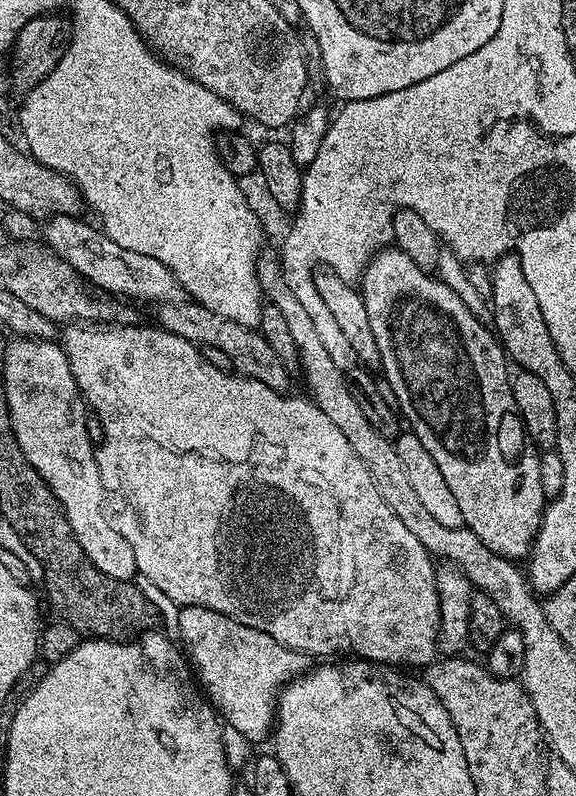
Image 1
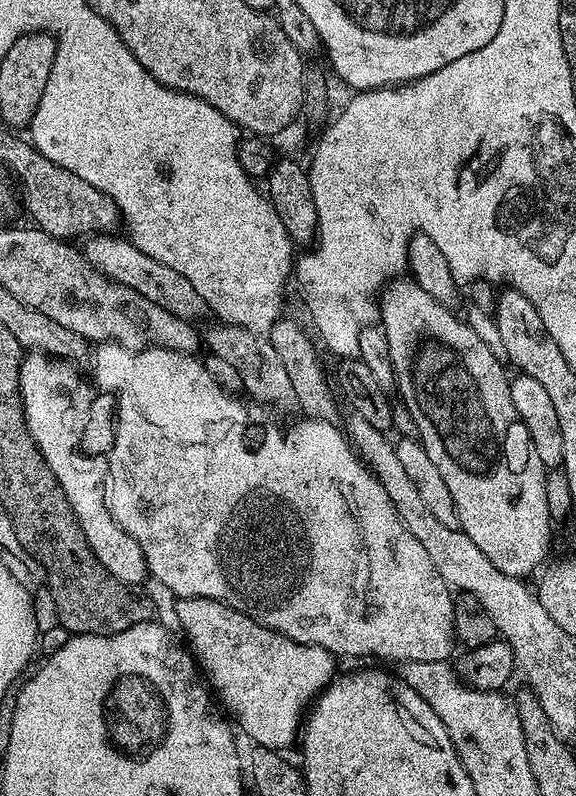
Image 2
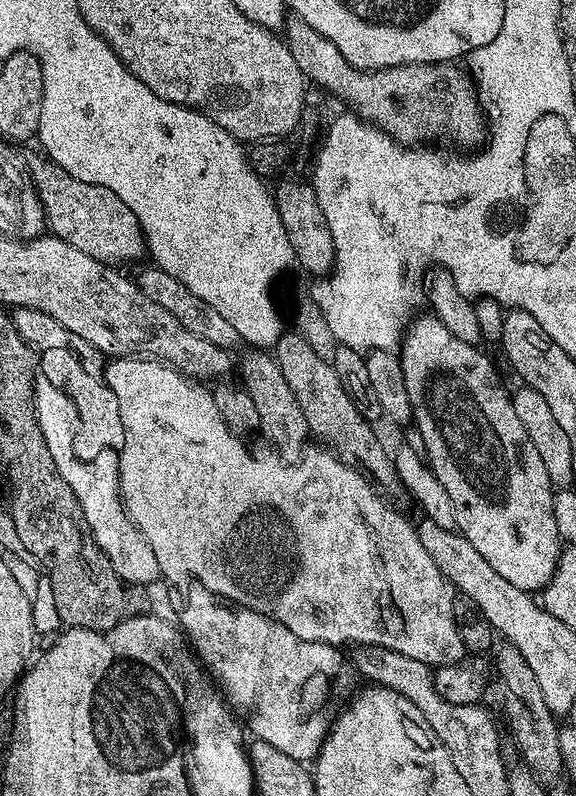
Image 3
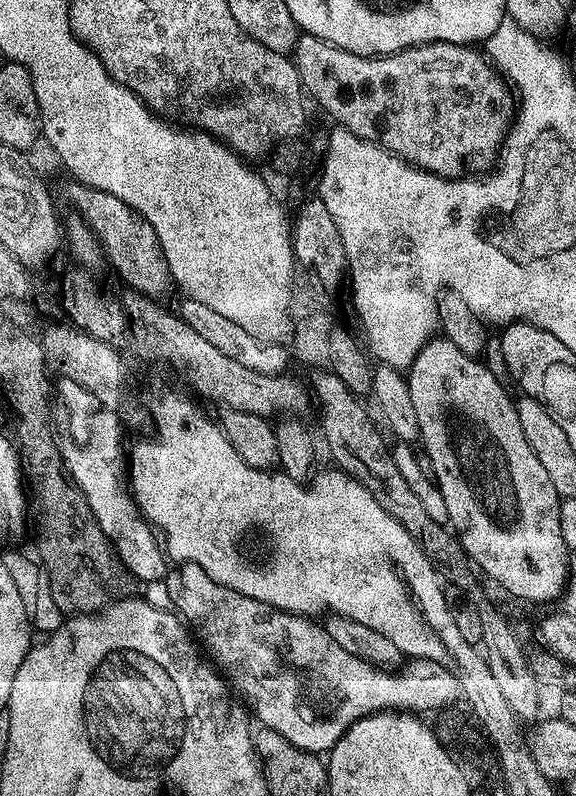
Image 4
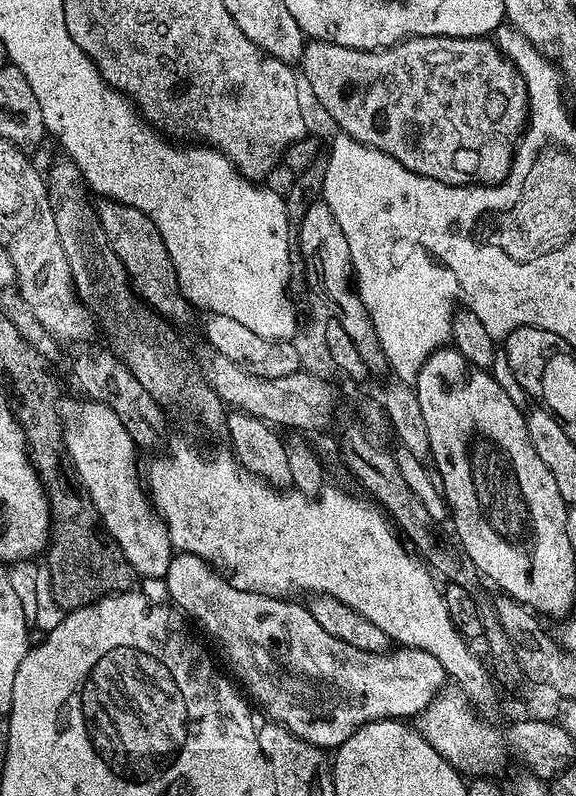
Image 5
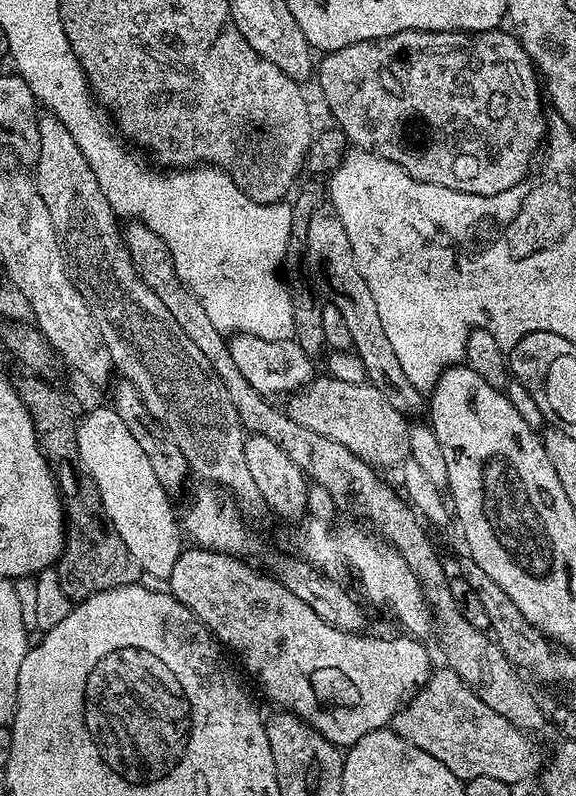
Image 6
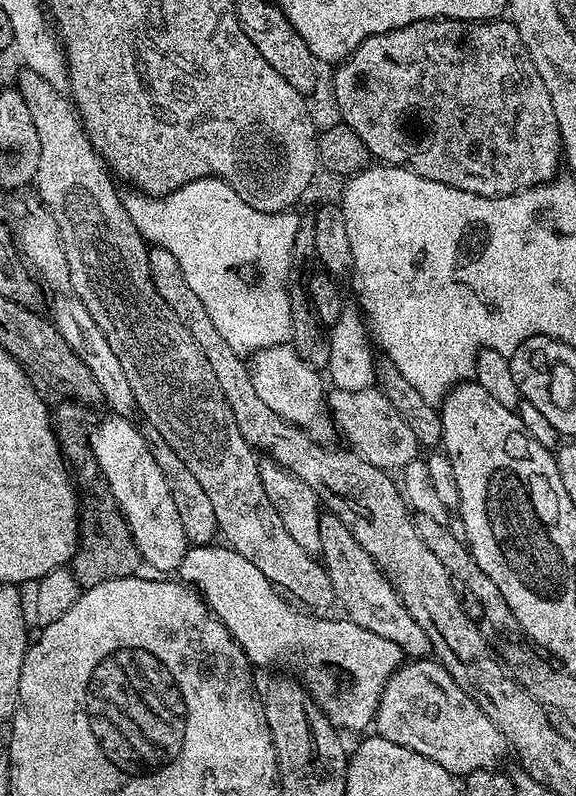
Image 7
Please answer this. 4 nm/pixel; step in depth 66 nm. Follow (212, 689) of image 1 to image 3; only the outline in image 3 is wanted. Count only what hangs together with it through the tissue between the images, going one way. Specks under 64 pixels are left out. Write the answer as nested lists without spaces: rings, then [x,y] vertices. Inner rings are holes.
[[[193,583],[191,587],[184,604],[182,600],[179,605],[178,624],[207,675],[223,689],[231,707],[243,717],[247,731],[252,731],[255,739],[270,742],[270,746],[282,750],[282,754],[290,754],[290,758],[295,760],[315,761],[334,719],[333,709],[328,709],[328,703],[332,700],[332,683],[344,672],[345,653],[343,656],[340,653],[343,651],[334,644],[298,638],[294,630],[286,630],[282,622],[252,608],[233,606],[206,590],[206,586]]]

